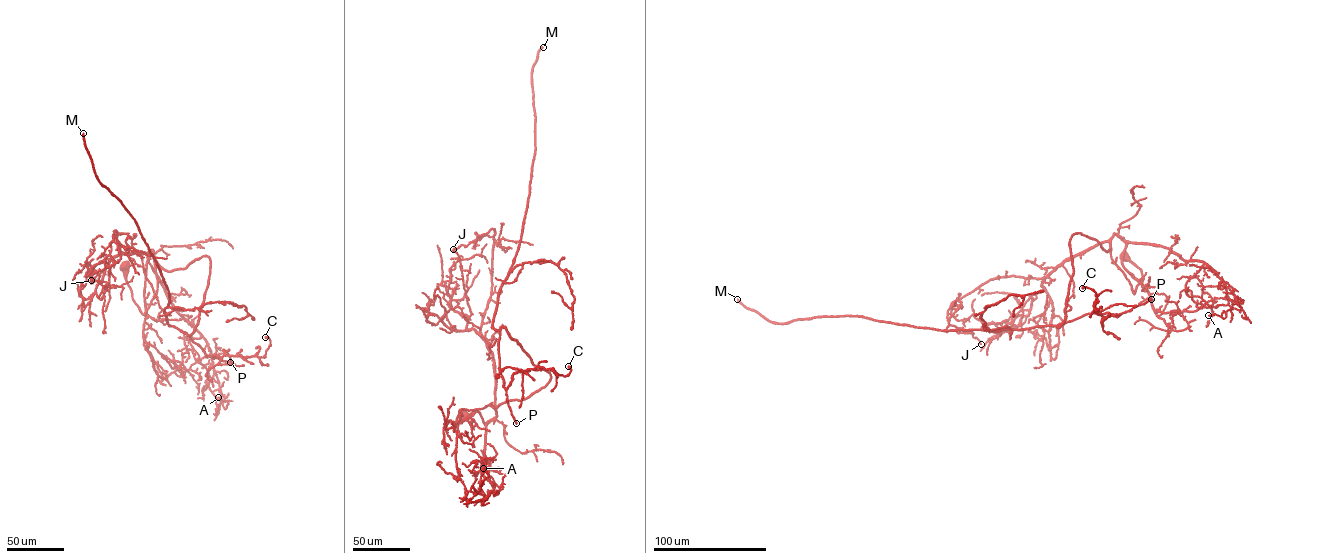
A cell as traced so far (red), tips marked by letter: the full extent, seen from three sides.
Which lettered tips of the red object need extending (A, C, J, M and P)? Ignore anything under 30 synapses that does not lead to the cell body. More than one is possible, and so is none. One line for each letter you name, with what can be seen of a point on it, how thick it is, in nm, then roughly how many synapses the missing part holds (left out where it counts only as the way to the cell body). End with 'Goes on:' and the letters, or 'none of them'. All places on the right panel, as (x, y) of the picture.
M: Place: (737, 299). Thickness 360 nm. Roughly 400 synapses
P: Place: (1151, 299). Thickness 360 nm. Roughly 190 synapses
Goes on: M, P

